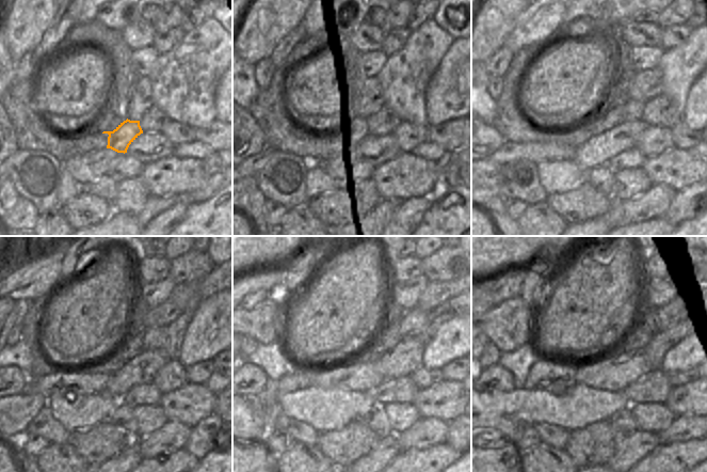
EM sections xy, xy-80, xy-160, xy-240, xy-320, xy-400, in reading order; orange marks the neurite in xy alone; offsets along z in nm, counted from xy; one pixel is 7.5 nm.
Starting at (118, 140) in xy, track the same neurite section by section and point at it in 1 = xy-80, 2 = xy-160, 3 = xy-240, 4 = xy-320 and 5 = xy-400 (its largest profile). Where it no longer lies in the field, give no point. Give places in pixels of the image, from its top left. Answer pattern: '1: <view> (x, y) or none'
1: xy-80 (381, 123)
2: xy-160 (632, 109)
3: xy-240 (156, 337)
4: xy-320 (414, 323)
5: xy-400 (687, 299)

